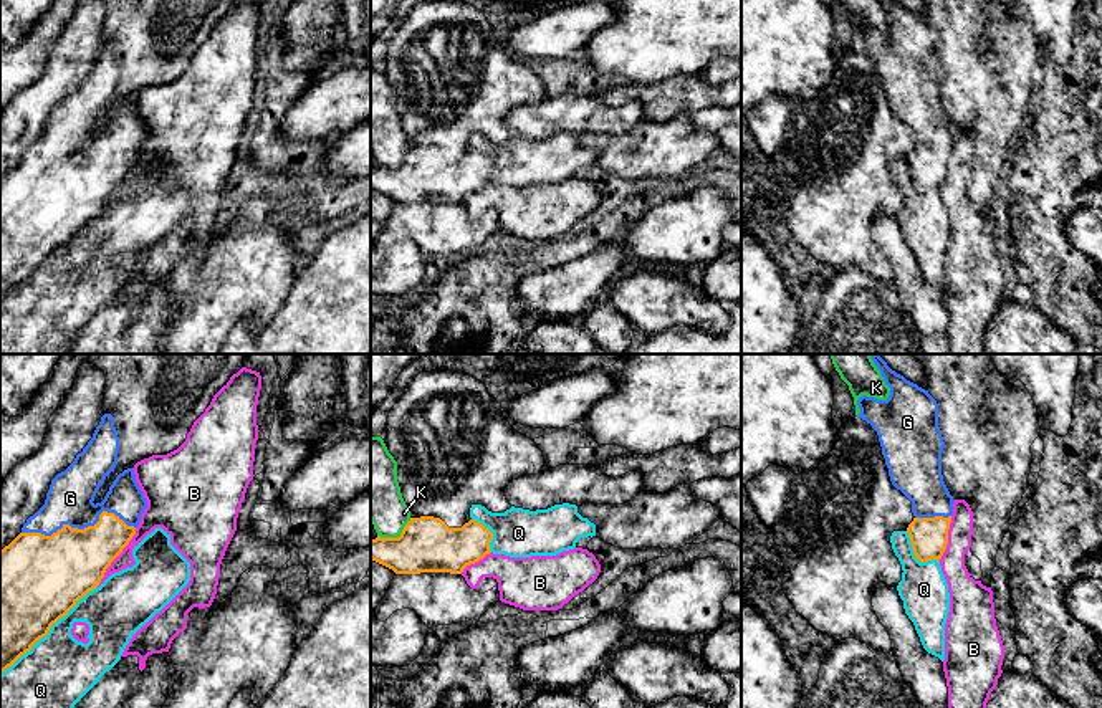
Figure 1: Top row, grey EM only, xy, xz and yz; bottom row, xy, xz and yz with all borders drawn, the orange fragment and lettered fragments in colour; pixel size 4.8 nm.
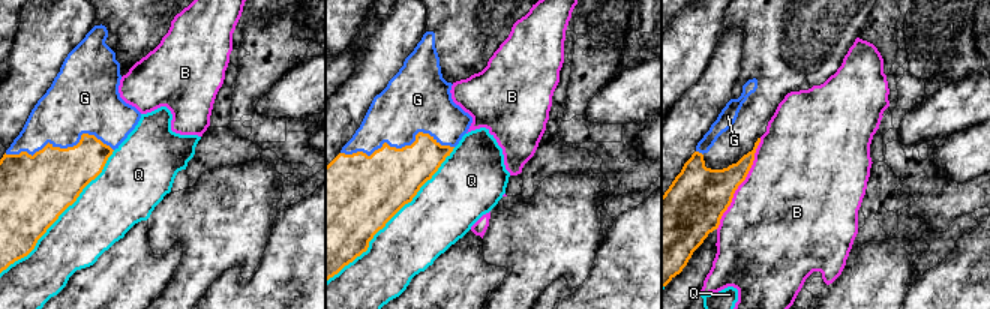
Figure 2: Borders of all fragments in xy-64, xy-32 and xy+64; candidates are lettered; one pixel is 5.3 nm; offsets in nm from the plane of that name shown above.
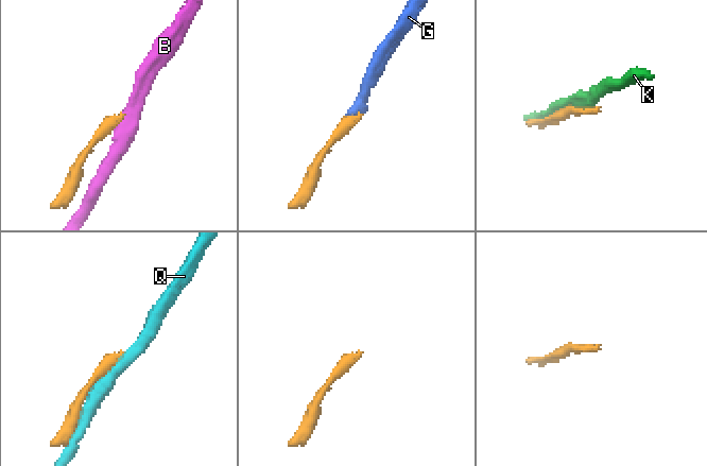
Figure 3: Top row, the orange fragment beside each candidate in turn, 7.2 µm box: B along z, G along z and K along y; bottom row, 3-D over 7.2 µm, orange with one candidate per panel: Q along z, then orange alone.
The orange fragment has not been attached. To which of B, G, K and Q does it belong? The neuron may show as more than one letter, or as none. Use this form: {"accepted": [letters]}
{"accepted": ["G"]}

